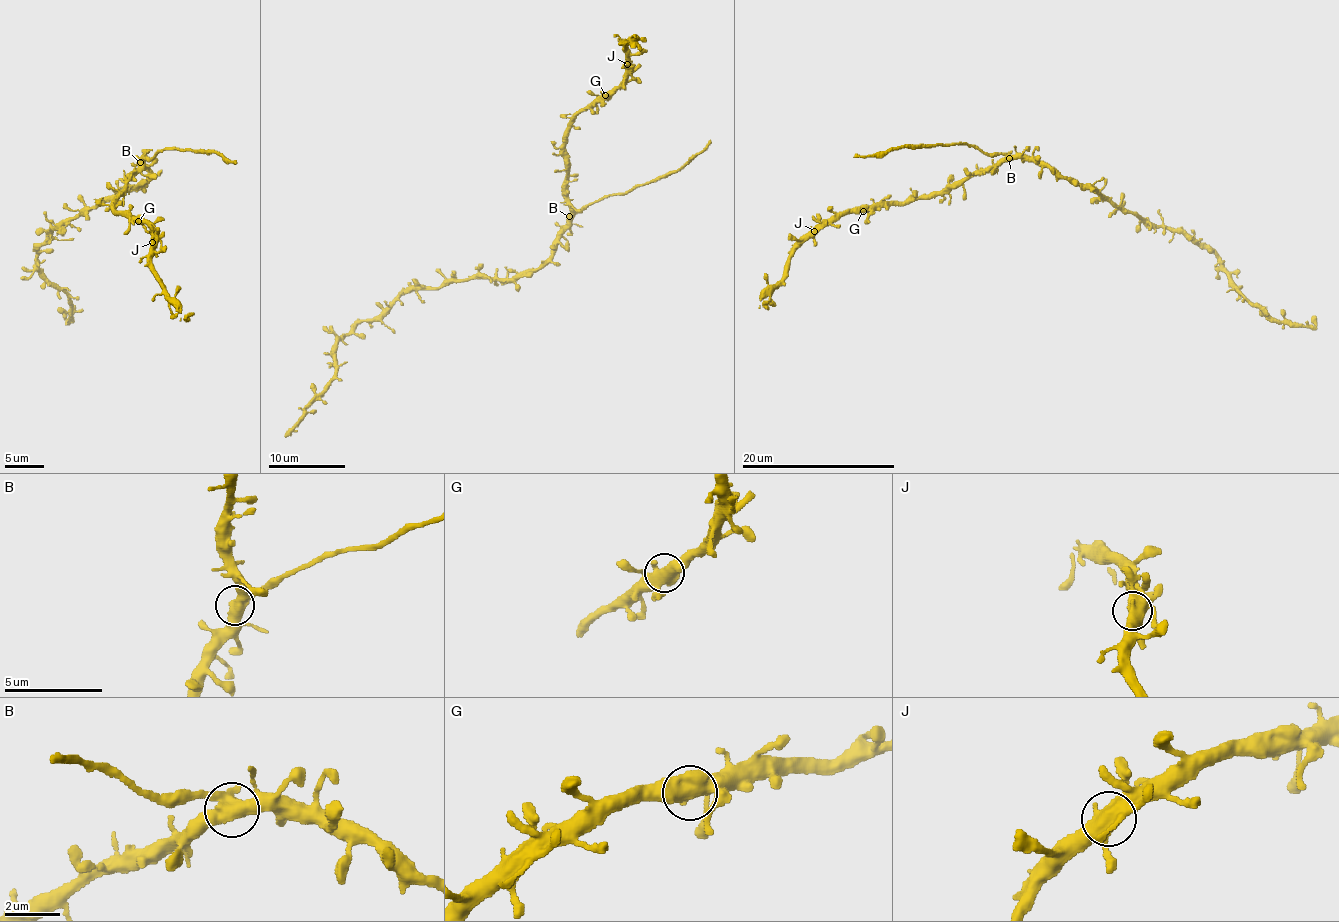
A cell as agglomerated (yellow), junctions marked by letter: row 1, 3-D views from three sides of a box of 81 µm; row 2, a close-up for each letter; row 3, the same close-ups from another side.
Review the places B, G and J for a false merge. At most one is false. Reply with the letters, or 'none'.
B

